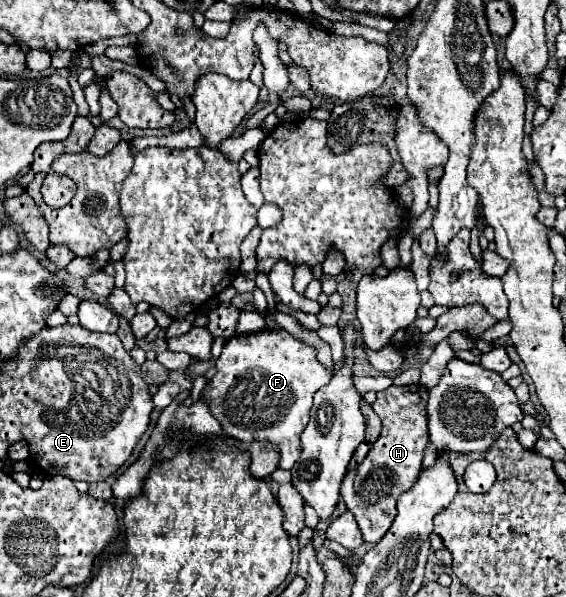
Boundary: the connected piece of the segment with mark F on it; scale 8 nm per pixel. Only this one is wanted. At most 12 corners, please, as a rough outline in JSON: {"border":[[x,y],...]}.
{"border":[[286,330],[226,340],[204,400],[236,440],[300,458],[332,374]]}

